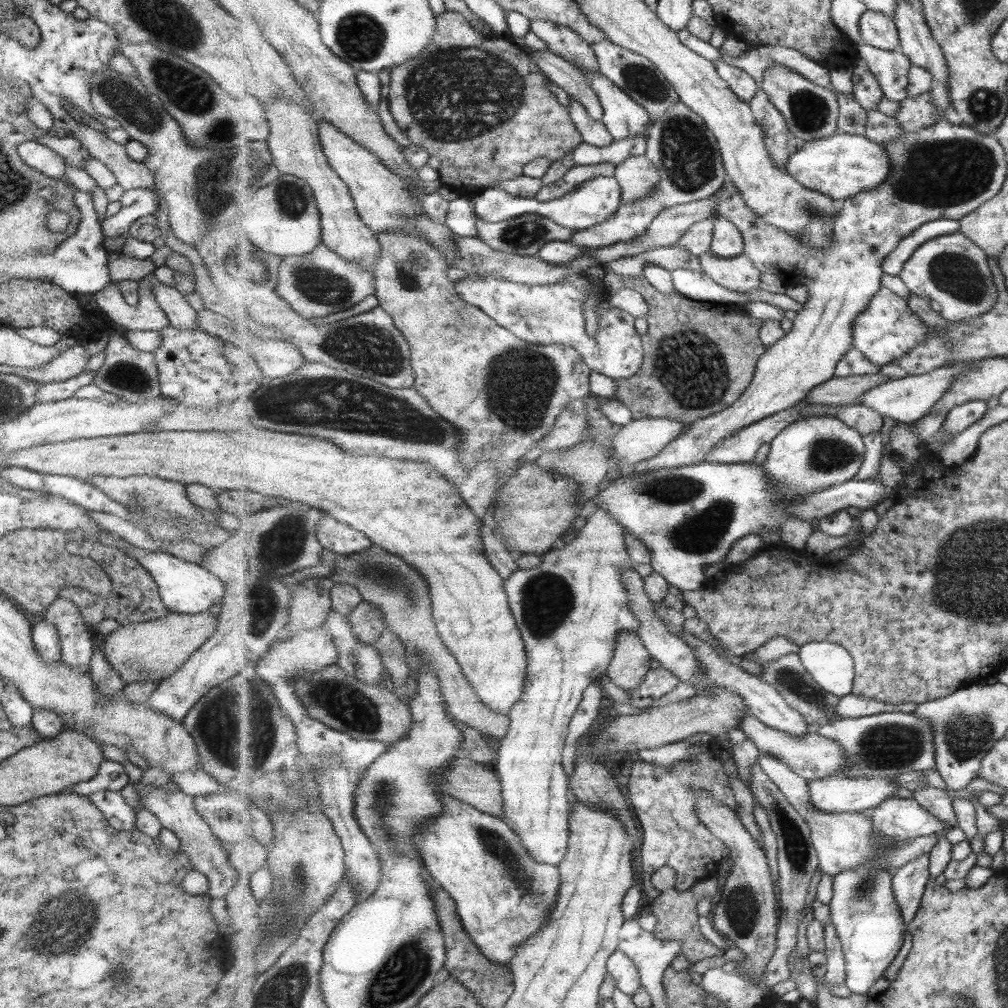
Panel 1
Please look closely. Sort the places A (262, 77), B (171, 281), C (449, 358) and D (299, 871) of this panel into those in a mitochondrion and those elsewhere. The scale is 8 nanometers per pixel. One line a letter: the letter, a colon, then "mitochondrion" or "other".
A: other
B: other
C: other
D: mitochondrion

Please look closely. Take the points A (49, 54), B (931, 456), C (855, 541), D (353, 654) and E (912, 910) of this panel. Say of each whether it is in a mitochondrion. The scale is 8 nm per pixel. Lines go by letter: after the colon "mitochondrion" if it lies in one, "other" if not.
A: other
B: other
C: other
D: mitochondrion
E: other

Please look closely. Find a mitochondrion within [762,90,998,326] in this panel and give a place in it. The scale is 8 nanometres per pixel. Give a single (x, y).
(961, 277)

